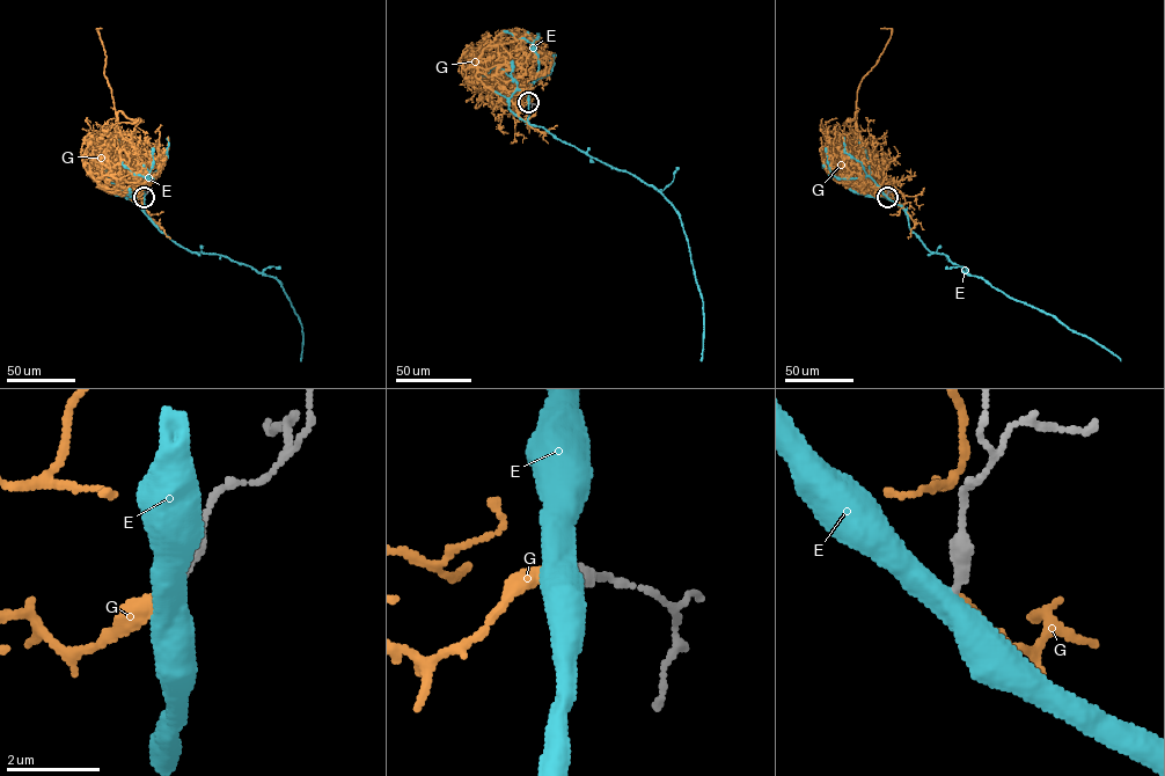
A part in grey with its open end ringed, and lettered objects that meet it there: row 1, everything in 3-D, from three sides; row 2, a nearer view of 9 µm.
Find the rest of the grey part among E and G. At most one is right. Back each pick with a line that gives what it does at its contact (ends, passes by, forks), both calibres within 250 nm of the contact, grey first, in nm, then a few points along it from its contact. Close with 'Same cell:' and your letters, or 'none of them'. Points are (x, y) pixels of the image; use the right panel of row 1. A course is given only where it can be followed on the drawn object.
G: it ends | 280/340 nm | via (887, 197), (878, 196), (871, 183), (856, 129), (859, 82), (892, 33), (892, 29), (880, 28)
Same cell: G

